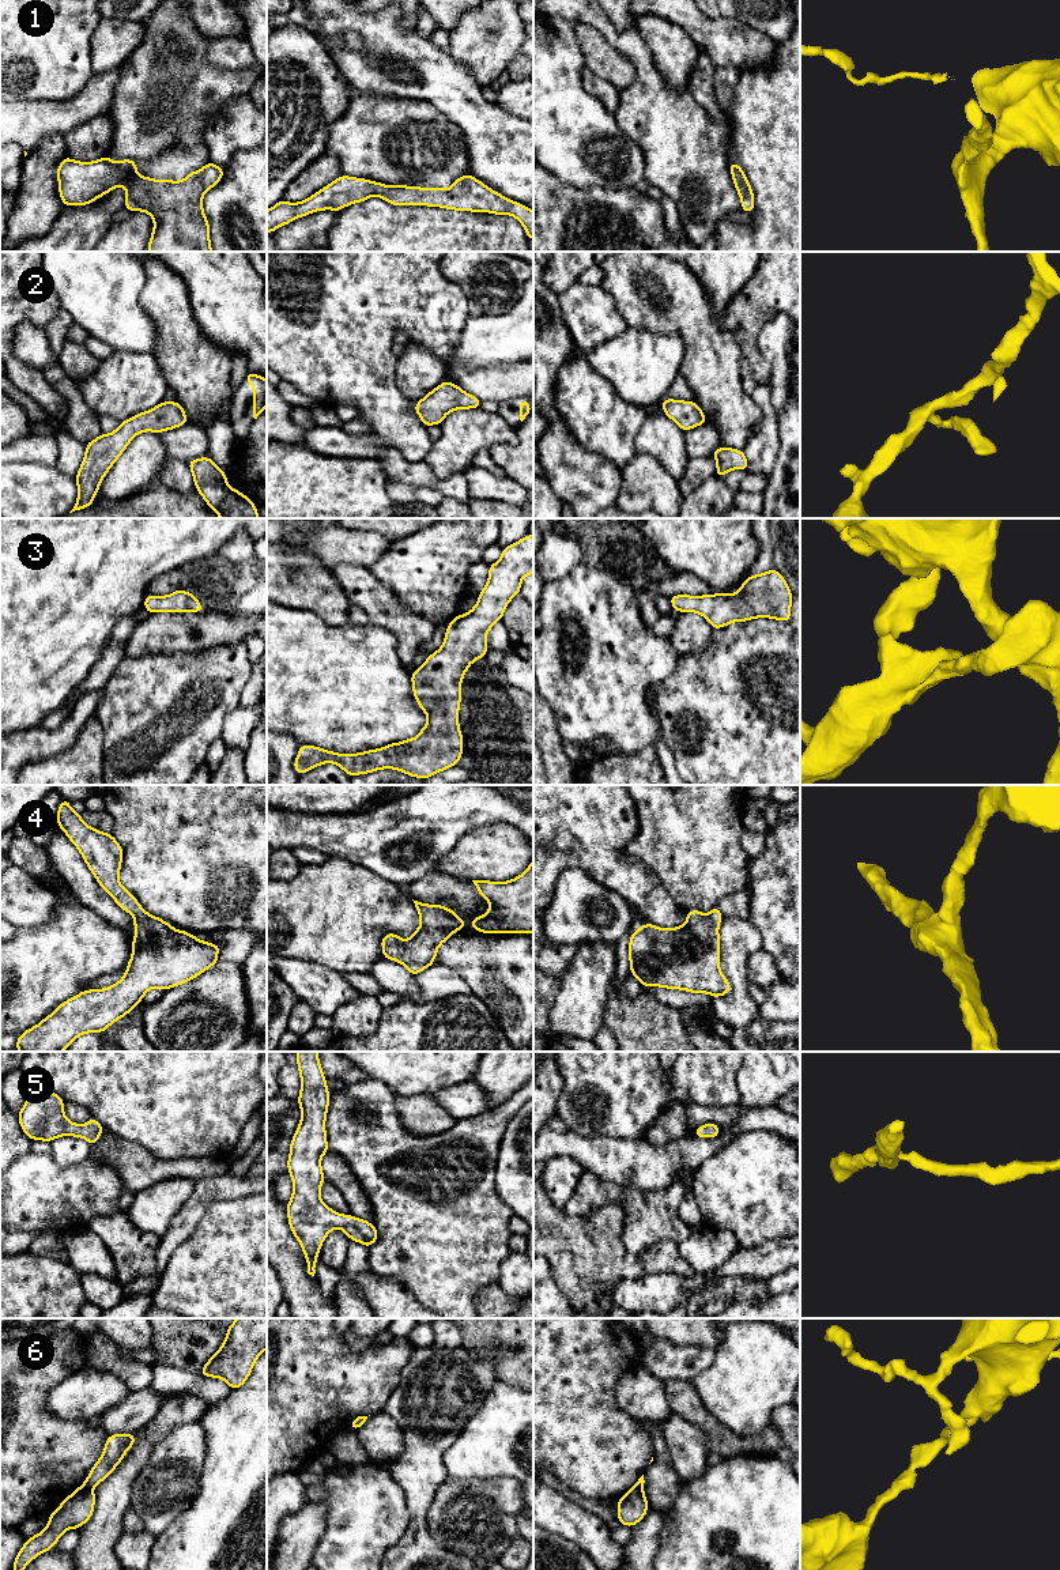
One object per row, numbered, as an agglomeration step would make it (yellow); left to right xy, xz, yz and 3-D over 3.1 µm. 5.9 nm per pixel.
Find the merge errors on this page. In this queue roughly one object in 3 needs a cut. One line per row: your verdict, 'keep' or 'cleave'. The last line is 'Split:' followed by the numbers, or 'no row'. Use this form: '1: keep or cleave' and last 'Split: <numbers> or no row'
1: keep
2: keep
3: keep
4: keep
5: keep
6: cleave
Split: 6

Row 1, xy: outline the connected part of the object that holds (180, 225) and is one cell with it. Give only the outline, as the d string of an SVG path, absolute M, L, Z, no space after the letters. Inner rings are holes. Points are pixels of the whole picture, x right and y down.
M107 155L94 162L78 162L65 156L57 169L59 190L64 205L87 205L113 188L127 189L125 208L143 211L152 216L154 230L148 252L212 252L210 223L203 211L203 196L223 177L223 167L208 162L200 170L189 173L182 181L152 180L142 177L136 162L124 159L114 163Z

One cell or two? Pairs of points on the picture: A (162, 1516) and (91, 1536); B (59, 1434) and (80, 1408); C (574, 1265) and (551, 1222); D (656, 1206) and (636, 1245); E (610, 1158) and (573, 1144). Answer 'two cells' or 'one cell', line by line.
A: two cells
B: two cells
C: one cell
D: one cell
E: one cell

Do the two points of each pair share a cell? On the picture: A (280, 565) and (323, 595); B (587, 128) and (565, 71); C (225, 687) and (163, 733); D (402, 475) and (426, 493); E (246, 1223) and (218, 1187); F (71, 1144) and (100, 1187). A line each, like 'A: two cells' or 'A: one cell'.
A: one cell
B: one cell
C: one cell
D: two cells
E: two cells
F: two cells

